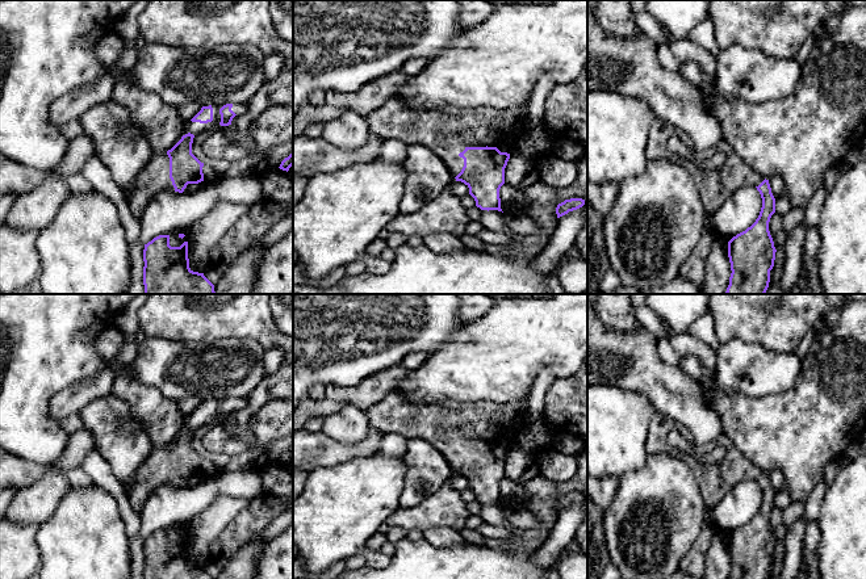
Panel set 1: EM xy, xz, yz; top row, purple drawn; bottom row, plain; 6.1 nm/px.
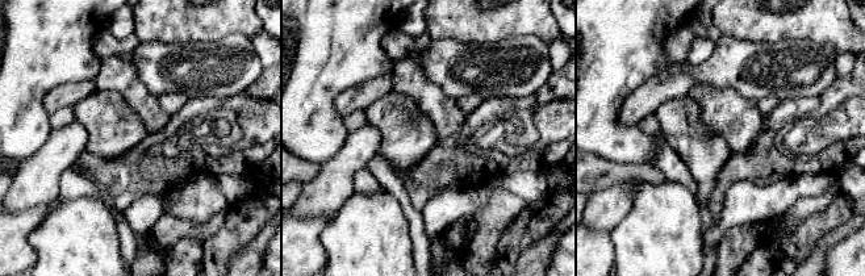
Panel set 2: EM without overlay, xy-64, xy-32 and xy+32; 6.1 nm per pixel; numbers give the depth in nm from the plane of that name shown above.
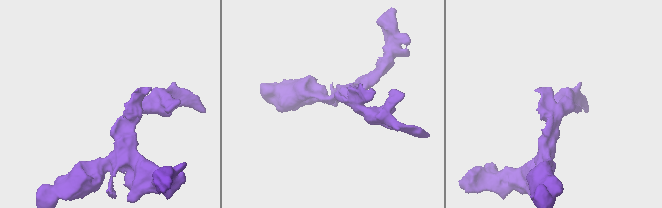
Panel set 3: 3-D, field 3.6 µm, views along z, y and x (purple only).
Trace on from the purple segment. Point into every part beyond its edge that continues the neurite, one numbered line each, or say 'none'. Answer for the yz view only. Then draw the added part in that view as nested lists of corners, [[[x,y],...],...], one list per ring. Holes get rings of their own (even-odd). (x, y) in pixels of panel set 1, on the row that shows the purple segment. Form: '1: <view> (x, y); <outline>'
1: yz (715, 185); [[[725,139],[708,148],[695,151],[695,155],[698,160],[702,160],[716,152],[723,152],[727,156],[724,165],[719,169],[702,169],[698,167],[694,176],[703,207],[710,213],[715,213],[720,204],[732,197],[739,189],[758,186],[765,180],[735,152]]]

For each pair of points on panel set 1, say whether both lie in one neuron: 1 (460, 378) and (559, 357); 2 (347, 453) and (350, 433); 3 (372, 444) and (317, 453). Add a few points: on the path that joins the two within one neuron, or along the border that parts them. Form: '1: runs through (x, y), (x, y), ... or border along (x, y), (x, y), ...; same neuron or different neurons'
1: runs through (485, 360), (497, 357), (534, 357); same neuron
2: border along (372, 427), (363, 440), (351, 444), (321, 432); different neurons
3: runs through (359, 450), (330, 452); same neuron

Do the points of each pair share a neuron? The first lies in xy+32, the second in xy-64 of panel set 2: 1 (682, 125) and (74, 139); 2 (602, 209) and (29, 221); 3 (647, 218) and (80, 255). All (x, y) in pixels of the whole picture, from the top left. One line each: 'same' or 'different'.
1: different
2: different
3: same

